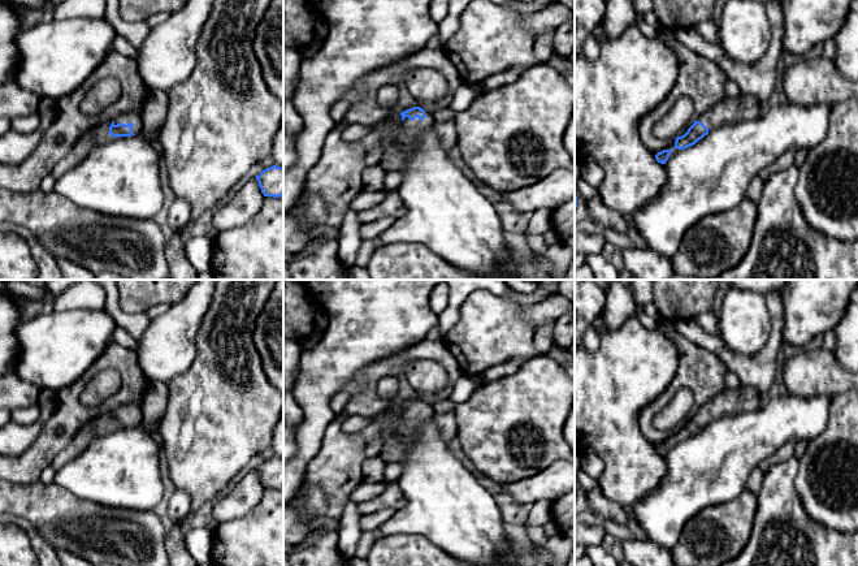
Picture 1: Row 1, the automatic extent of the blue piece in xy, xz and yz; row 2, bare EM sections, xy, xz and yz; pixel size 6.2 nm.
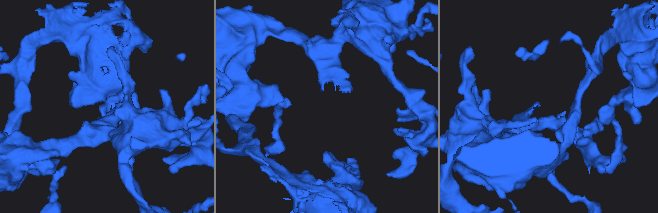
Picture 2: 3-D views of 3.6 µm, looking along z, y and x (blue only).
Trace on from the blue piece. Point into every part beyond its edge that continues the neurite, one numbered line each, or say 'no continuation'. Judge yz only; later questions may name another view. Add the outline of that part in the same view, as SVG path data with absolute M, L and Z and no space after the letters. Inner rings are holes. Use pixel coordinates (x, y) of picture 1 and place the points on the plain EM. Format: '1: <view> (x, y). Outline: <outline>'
1: yz (728, 402). Outline: M740 385L736 389L725 388L707 401L698 412L711 424L722 416L755 411L762 403L762 397L754 388Z

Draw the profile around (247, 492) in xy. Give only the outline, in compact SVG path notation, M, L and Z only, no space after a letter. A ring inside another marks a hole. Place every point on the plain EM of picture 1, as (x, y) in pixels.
M257 471L247 472L230 491L213 502L213 519L221 523L247 515L260 502L264 491Z

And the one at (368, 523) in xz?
M385 507L381 509L376 513L368 514L368 515L361 515L359 520L359 526L361 532L376 532L381 524L384 524L386 520L389 520L396 510L391 507Z

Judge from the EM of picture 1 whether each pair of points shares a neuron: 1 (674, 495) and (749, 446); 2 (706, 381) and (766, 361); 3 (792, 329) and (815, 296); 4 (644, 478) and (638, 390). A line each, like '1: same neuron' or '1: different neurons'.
1: same neuron
2: different neurons
3: same neuron
4: same neuron

